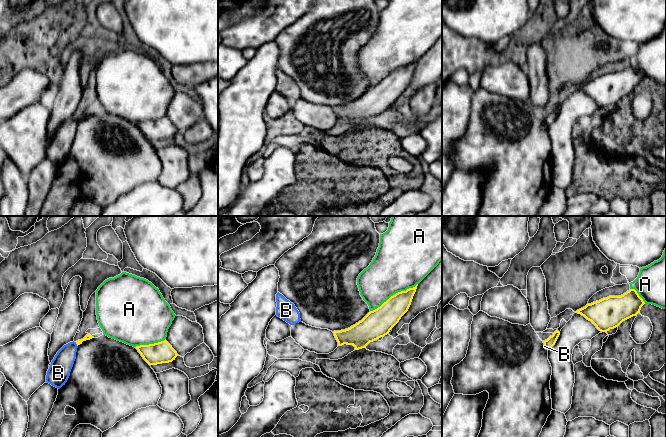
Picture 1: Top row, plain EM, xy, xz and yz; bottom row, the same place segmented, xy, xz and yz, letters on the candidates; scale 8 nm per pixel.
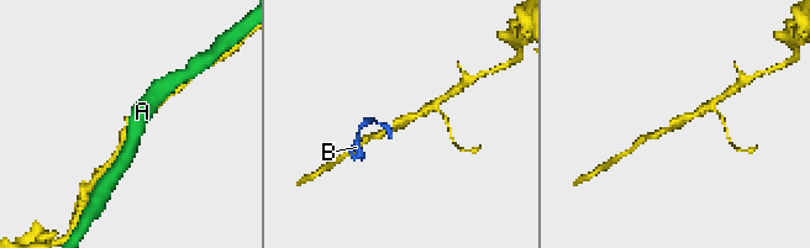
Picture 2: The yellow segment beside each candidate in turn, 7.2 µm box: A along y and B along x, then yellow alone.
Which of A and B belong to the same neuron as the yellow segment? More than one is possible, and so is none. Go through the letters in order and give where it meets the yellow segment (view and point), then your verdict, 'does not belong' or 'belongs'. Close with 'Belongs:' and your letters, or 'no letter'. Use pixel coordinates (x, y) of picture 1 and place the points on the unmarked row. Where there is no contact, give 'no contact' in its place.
A: contact xz (393, 71); does not belong
B: contact xy (76, 119); does not belong
Belongs: no letter

